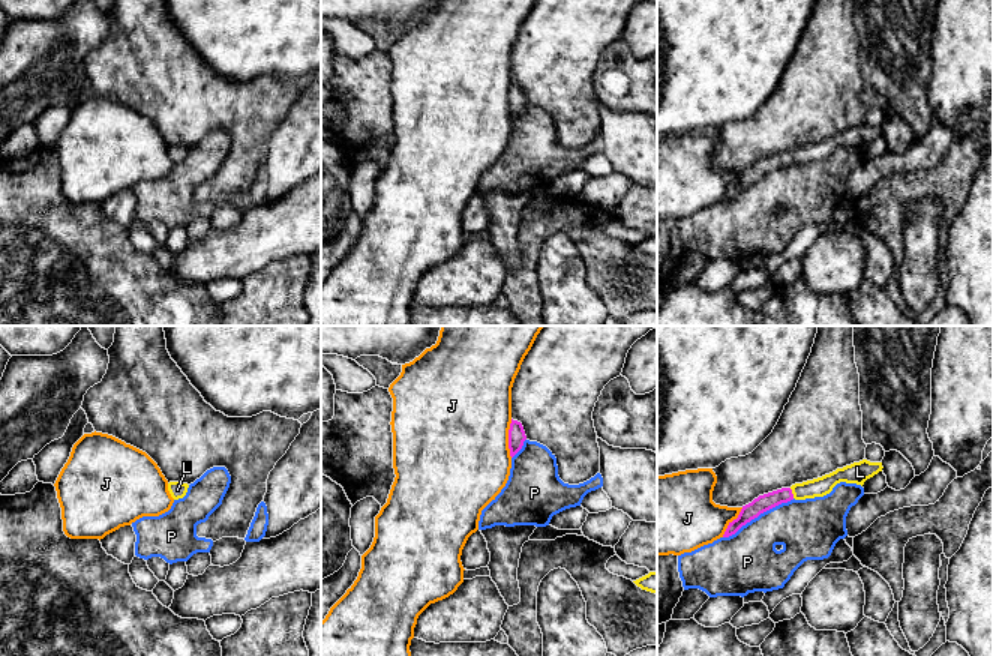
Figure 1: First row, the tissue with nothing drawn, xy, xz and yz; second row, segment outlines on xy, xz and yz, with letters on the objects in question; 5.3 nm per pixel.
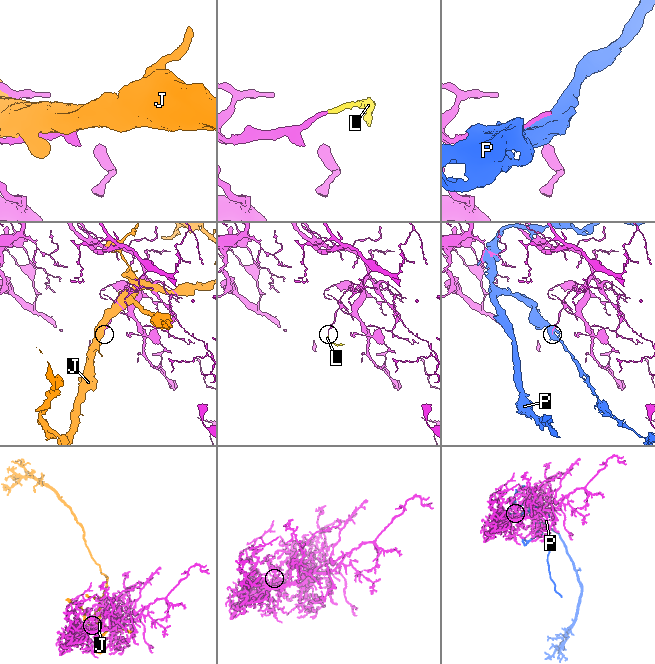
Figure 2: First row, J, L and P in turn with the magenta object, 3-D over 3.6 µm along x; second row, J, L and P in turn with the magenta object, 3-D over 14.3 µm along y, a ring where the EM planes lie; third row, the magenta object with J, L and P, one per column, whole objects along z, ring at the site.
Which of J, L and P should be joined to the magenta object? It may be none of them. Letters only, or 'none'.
L

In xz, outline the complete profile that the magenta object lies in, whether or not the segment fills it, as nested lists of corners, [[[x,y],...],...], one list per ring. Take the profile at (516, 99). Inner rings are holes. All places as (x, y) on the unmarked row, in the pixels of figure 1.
[[[512,83],[510,93],[508,93],[508,113],[512,122],[522,113],[525,104],[526,99],[522,87]]]

